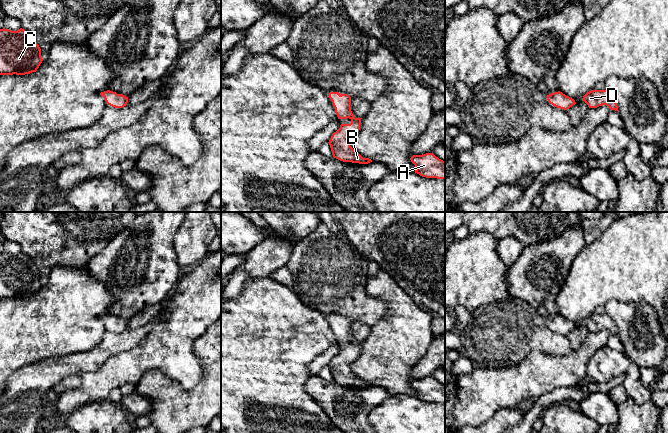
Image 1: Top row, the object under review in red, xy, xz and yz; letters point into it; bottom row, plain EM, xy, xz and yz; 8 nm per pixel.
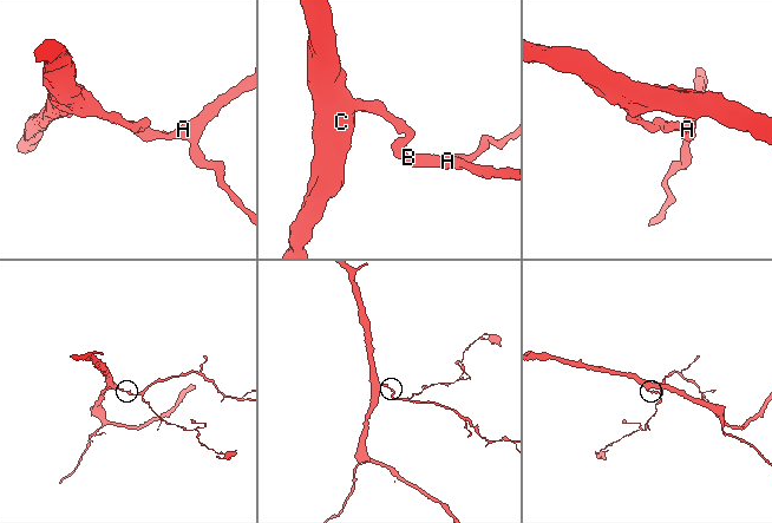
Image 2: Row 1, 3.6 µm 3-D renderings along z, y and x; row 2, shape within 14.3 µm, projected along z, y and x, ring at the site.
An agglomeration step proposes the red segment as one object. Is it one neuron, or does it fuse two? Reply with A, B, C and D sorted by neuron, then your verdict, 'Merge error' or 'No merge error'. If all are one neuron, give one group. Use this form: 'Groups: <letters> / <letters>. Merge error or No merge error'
Groups: A B C D. No merge error

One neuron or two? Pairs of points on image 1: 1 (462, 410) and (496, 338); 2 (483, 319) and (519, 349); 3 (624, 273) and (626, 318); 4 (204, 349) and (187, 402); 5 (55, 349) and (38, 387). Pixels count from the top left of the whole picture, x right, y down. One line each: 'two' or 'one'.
1: two
2: one
3: two
4: one
5: two

